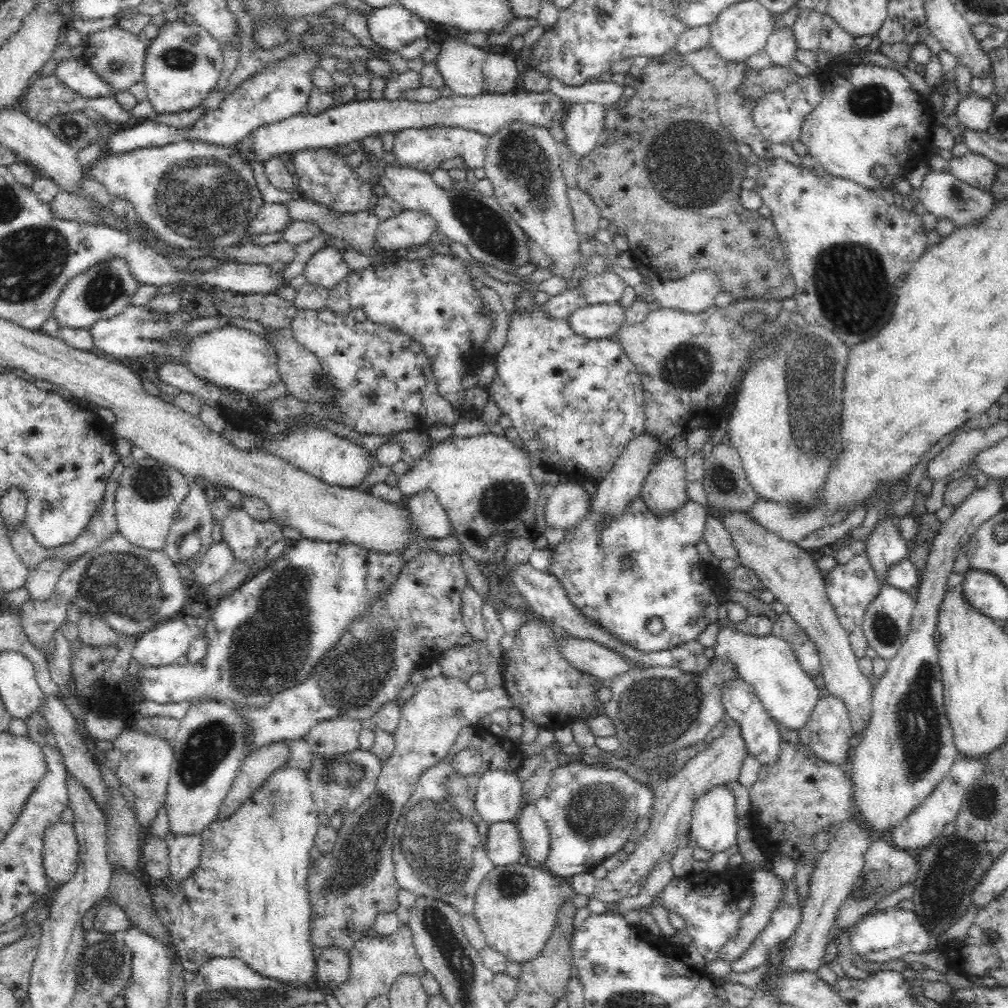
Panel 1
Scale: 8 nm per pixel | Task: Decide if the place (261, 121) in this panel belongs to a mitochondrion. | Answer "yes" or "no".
no

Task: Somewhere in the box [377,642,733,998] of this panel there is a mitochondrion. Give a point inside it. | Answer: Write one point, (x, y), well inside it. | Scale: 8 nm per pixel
(440, 844)

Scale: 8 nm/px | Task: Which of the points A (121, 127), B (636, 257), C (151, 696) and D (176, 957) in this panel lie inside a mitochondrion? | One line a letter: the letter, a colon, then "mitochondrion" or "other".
A: other
B: other
C: other
D: other

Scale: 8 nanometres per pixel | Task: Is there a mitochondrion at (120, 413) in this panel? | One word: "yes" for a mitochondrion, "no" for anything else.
no

